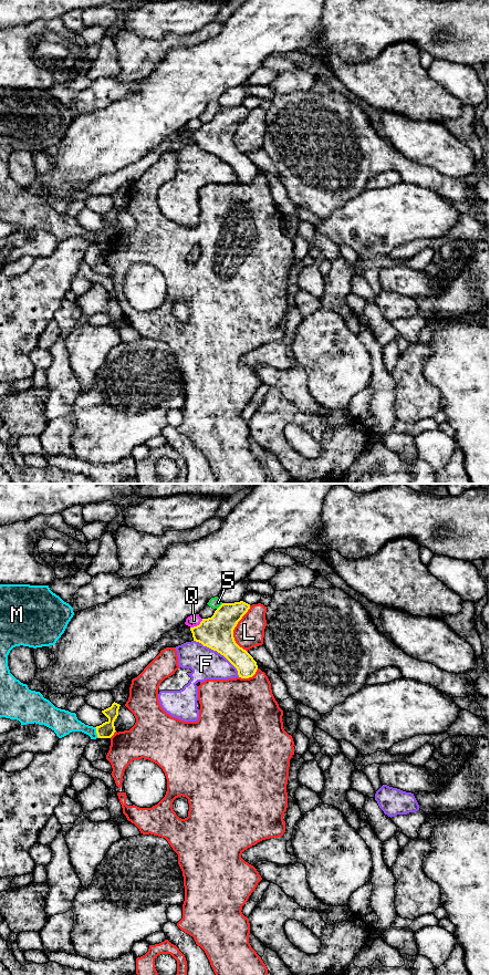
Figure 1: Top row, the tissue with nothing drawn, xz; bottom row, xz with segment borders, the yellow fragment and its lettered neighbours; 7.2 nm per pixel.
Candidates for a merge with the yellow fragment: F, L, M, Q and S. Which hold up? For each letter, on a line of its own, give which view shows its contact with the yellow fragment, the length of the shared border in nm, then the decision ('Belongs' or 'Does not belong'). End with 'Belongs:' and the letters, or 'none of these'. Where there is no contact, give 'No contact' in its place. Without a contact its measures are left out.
F: Touches yellow in xz. Shared border 420 nm. Does not belong
L: Touches yellow in xz. Shared border 340 nm. Does not belong
M: Touches yellow in xz. Shared border 90 nm. Does not belong
Q: Touches yellow in xz. Shared border 120 nm. Does not belong
S: Touches yellow in xz. Shared border 60 nm. Does not belong
Belongs: none of these

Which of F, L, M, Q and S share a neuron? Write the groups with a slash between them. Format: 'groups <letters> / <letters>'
groups F / L / M / Q / S

